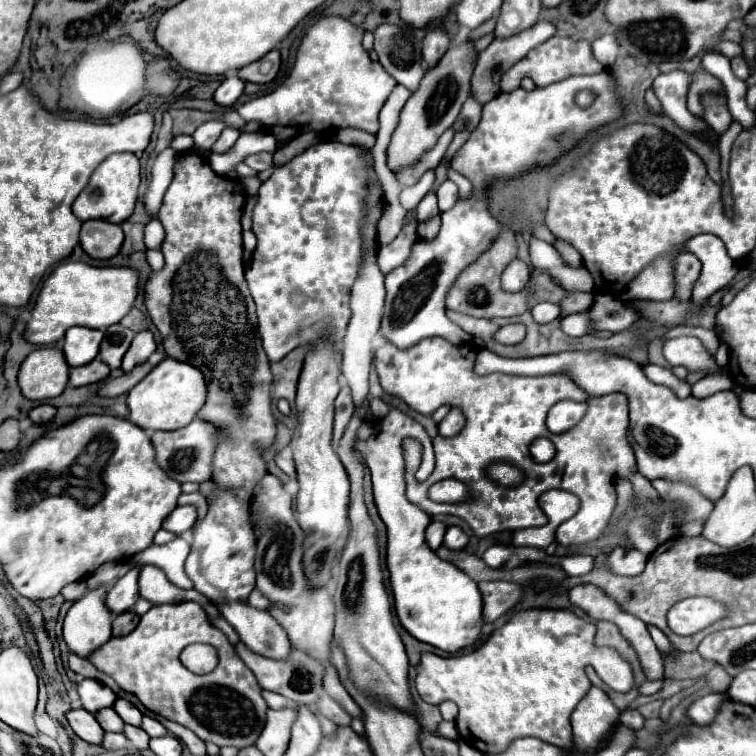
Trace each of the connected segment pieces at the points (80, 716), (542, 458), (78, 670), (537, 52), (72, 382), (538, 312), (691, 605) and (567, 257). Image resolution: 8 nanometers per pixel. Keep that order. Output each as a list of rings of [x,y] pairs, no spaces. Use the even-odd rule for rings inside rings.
[[[83,708],[79,710],[71,710],[67,712],[67,720],[71,724],[71,728],[75,730],[75,734],[79,738],[83,738],[89,744],[101,744],[103,742],[103,734],[105,730],[99,726],[99,722],[95,722],[95,716]]]
[[[537,438],[533,440],[531,444],[531,456],[537,460],[537,462],[547,462],[555,456],[555,446],[549,438]]]
[[[71,654],[71,656],[69,656],[69,668],[71,668],[75,674],[81,674],[81,676],[85,676],[85,678],[95,678],[95,680],[97,680],[97,668],[91,666],[91,662],[85,660],[85,658],[79,658],[79,656]]]
[[[549,38],[543,44],[539,44],[537,48],[533,48],[523,60],[515,62],[515,66],[511,66],[511,70],[507,70],[501,76],[501,92],[511,92],[517,90],[521,80],[527,76],[531,78],[537,86],[549,86],[553,82],[561,82],[563,78],[569,76],[583,76],[583,74],[599,74],[603,72],[603,66],[595,60],[593,52],[591,52],[591,44],[587,40],[573,40],[573,38]]]
[[[95,358],[93,362],[89,362],[85,366],[71,368],[71,372],[69,372],[69,386],[79,388],[79,386],[97,384],[97,382],[103,382],[109,374],[111,374],[111,368],[105,362],[101,362],[99,358]]]
[[[540,302],[531,309],[533,319],[539,324],[556,320],[560,313],[559,305],[550,302]]]
[[[687,598],[675,604],[669,614],[669,628],[679,636],[689,636],[693,632],[699,632],[719,620],[725,614],[723,604],[715,604],[711,598]]]
[[[555,238],[553,246],[555,246],[555,250],[561,254],[561,258],[563,258],[565,262],[569,262],[573,268],[579,268],[579,264],[581,264],[581,254],[579,254],[571,244],[563,242],[563,238]]]

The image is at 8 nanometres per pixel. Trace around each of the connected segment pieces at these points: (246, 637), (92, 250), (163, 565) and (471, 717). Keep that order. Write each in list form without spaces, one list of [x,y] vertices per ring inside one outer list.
[[[239,602],[219,606],[219,610],[235,628],[241,642],[253,652],[275,660],[283,660],[291,654],[291,640],[271,614]]]
[[[87,220],[81,228],[81,246],[91,258],[111,258],[123,244],[123,230],[119,224],[105,220]]]
[[[175,538],[163,546],[151,544],[147,550],[141,552],[141,556],[139,554],[133,556],[133,560],[137,560],[141,566],[153,564],[153,566],[161,568],[175,586],[189,590],[193,584],[183,568],[189,550],[191,550],[191,544],[185,538]]]
[[[529,608],[513,614],[501,628],[493,630],[491,636],[477,650],[469,654],[449,658],[423,654],[423,666],[417,666],[417,692],[429,704],[453,700],[459,706],[457,730],[461,740],[481,752],[501,754],[515,738],[521,736],[535,736],[547,744],[569,748],[571,712],[591,688],[591,682],[585,676],[585,666],[593,662],[597,650],[597,646],[593,646],[593,636],[595,624],[585,622],[571,610]]]

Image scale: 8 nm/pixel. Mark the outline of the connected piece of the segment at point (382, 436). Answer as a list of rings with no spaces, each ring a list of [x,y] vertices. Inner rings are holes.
[[[389,406],[389,412],[379,420],[377,434],[367,440],[359,440],[359,454],[367,458],[367,468],[371,470],[375,506],[381,520],[387,526],[387,570],[389,583],[395,598],[395,612],[401,626],[417,640],[427,642],[443,652],[457,652],[473,644],[481,634],[481,592],[477,582],[473,582],[463,570],[441,560],[425,542],[425,530],[431,524],[431,516],[419,506],[413,506],[405,498],[405,462],[401,440],[405,436],[417,438],[423,444],[423,460],[415,474],[419,482],[427,480],[435,468],[433,444],[425,428],[403,414],[401,410]]]

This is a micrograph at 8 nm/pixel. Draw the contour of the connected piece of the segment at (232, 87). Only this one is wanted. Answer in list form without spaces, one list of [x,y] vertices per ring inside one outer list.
[[[237,76],[227,78],[227,80],[215,90],[213,100],[215,100],[219,106],[231,106],[231,104],[241,96],[243,86],[245,86],[245,84],[243,84]]]

